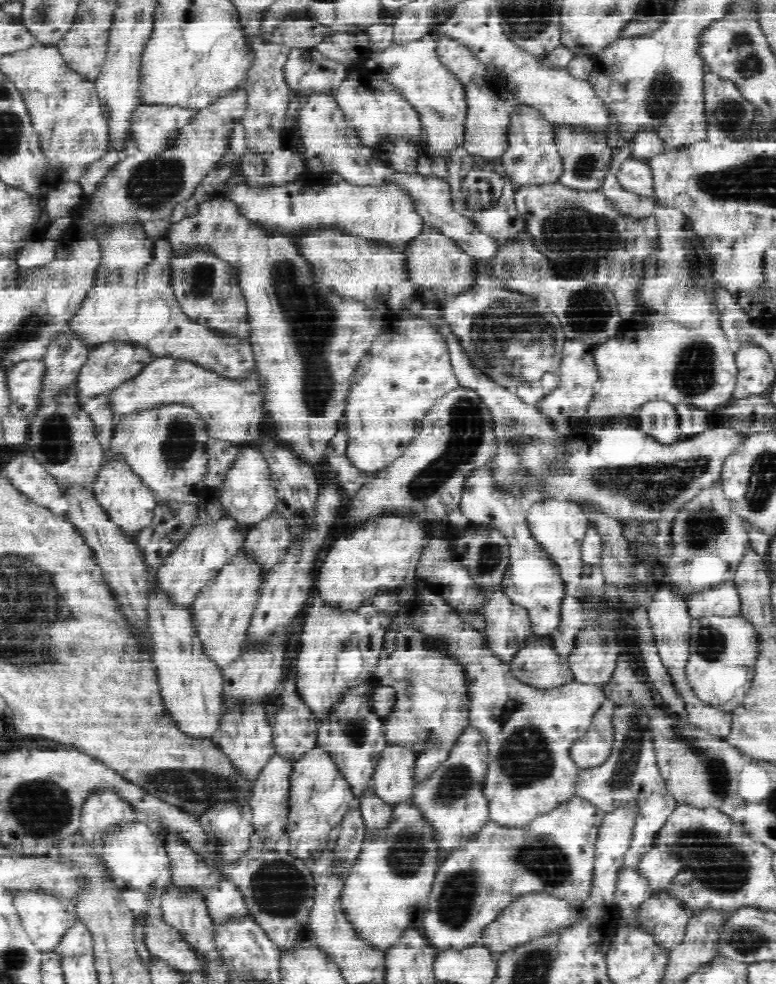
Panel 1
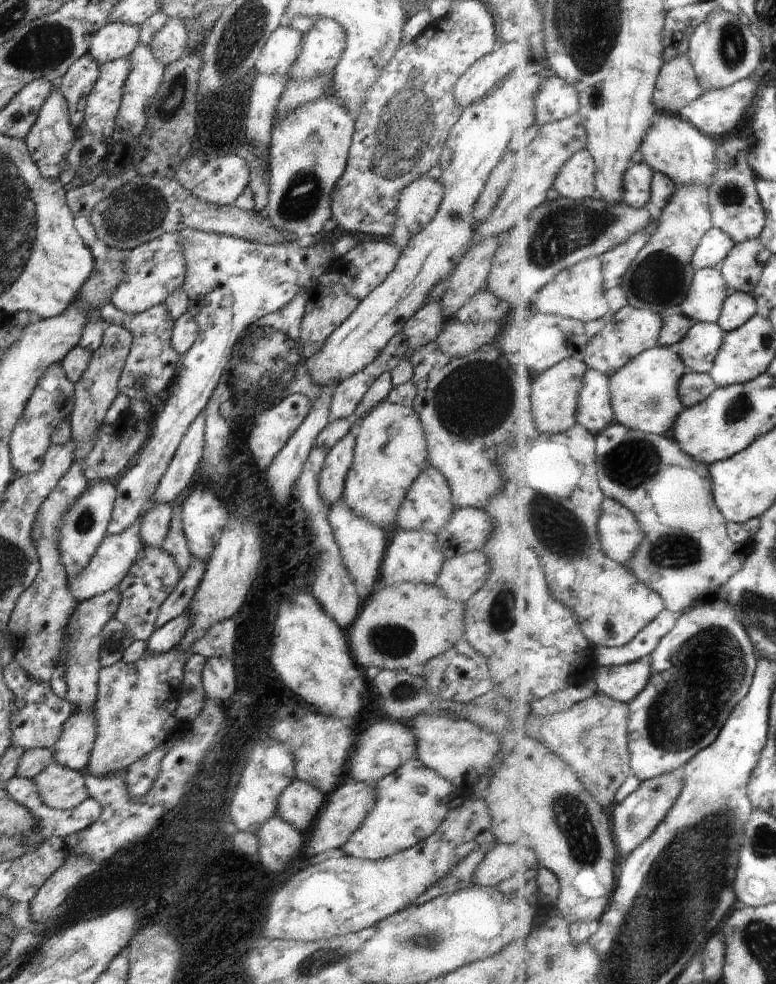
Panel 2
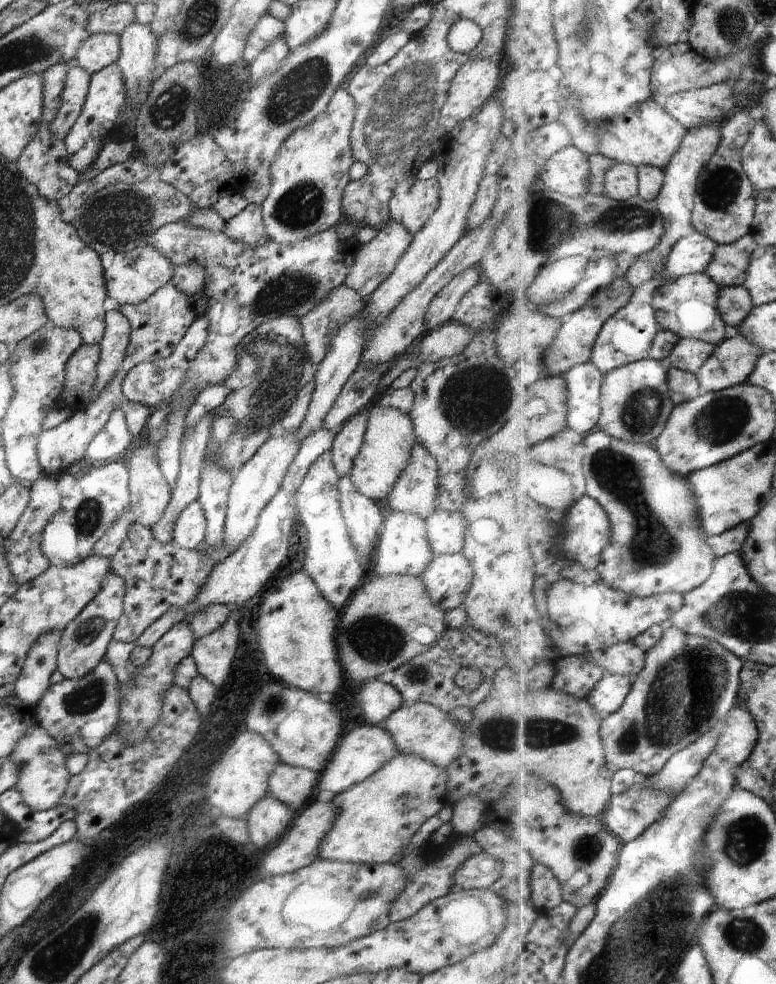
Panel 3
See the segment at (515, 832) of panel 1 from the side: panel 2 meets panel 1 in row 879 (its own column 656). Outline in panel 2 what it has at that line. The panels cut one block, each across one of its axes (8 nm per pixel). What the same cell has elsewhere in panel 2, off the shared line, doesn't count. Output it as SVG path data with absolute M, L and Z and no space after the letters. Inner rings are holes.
M615 423L596 436L596 474L601 491L606 498L633 512L645 532L645 538L628 566L630 572L663 597L668 610L673 613L681 615L695 608L703 596L715 593L743 566L743 548L727 536L727 520L713 500L707 466L687 456L681 446L667 436L643 434ZM651 534L657 534L657 538L649 538Z

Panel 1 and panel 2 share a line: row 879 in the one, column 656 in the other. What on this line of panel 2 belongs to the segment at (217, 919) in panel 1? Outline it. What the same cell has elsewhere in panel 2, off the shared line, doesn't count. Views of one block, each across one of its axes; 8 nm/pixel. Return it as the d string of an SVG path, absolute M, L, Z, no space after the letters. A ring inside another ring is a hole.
M652 222L632 240L617 246L614 250L603 254L604 288L621 287L624 277L635 261L637 254L650 242L652 235L657 231L659 222Z

